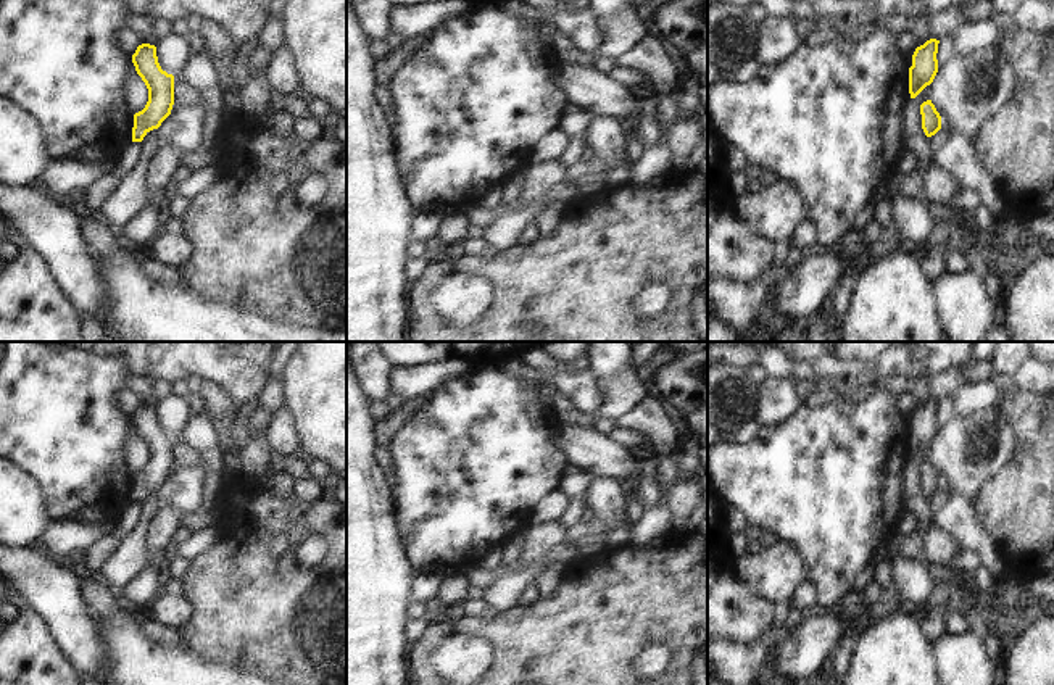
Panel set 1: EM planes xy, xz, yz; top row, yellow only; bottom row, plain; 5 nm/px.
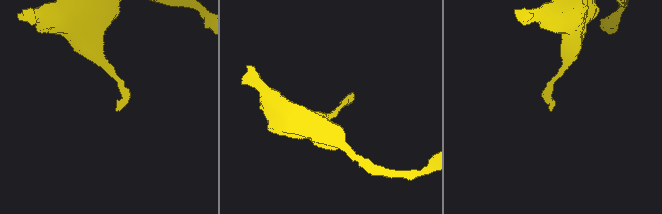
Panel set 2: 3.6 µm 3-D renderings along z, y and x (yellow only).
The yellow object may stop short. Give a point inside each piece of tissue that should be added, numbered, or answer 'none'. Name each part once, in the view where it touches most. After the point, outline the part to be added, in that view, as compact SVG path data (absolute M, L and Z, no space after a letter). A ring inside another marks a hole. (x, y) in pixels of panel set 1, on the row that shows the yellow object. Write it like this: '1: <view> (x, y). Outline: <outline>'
none

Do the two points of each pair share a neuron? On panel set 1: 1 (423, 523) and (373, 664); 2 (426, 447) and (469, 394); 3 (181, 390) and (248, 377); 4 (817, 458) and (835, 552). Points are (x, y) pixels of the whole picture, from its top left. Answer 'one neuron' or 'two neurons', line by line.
1: two neurons
2: one neuron
3: two neurons
4: one neuron

